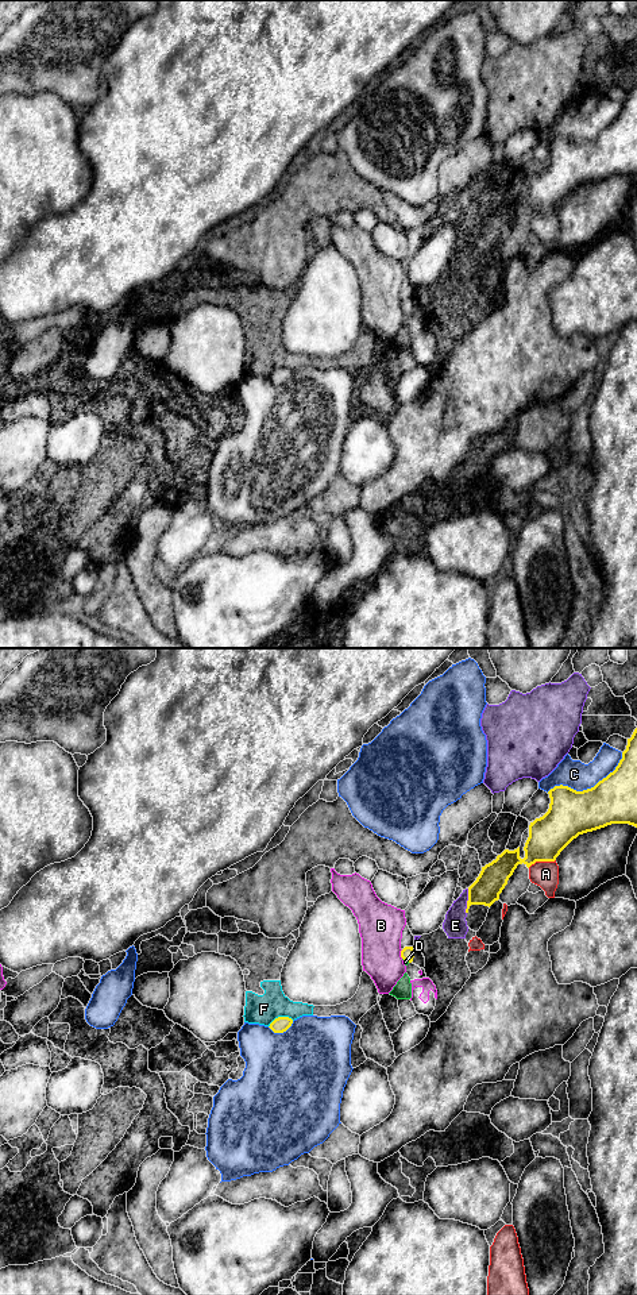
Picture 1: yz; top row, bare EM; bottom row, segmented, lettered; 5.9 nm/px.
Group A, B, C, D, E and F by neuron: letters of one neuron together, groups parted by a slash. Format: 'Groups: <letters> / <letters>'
Groups: A / B / C / D / E / F

